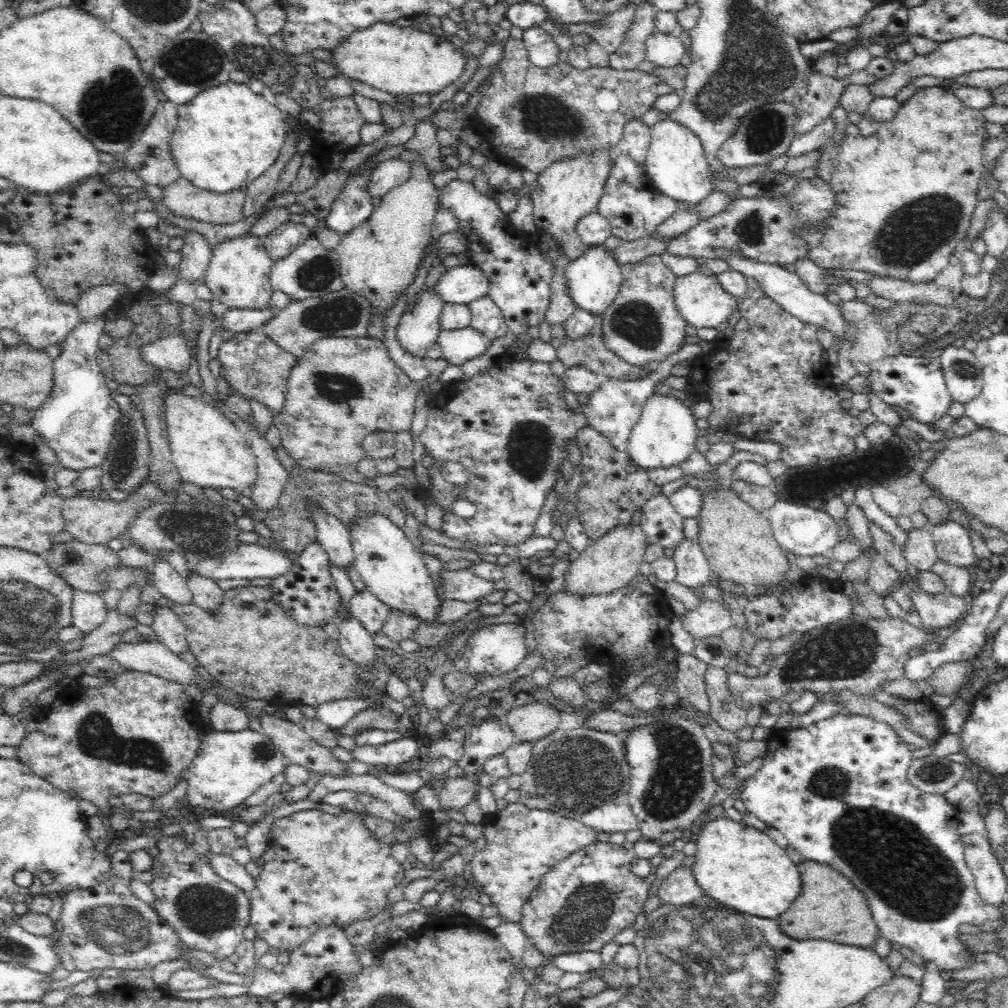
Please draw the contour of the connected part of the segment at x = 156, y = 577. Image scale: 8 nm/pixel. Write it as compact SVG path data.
M165 558L157 559L150 570L153 585L159 590L161 596L165 596L176 604L186 604L192 601L186 579L182 579Z

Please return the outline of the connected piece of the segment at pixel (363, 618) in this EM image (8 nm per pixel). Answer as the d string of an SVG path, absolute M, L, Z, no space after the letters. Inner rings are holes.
M367 588L359 590L349 600L349 610L372 635L381 630L391 608L378 600Z

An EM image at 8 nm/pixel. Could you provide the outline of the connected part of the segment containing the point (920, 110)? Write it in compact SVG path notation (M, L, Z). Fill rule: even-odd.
M924 87L902 104L892 120L879 123L876 133L869 136L860 134L855 137L846 136L840 147L834 147L828 143L821 148L821 157L817 162L817 176L834 189L836 204L833 215L825 220L825 226L827 226L825 229L800 229L797 232L809 246L809 260L823 269L857 270L878 274L880 277L908 279L910 282L934 281L940 271L950 265L950 258L958 242L967 237L974 210L980 202L977 192L985 173L982 164L982 140L987 137L984 124L985 119L980 109L966 106L950 88Z

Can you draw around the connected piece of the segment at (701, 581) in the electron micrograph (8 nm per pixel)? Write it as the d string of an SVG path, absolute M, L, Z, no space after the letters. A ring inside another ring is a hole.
M698 535L692 539L684 538L678 545L673 555L677 566L675 580L694 591L708 582L713 582L715 575L704 555Z

